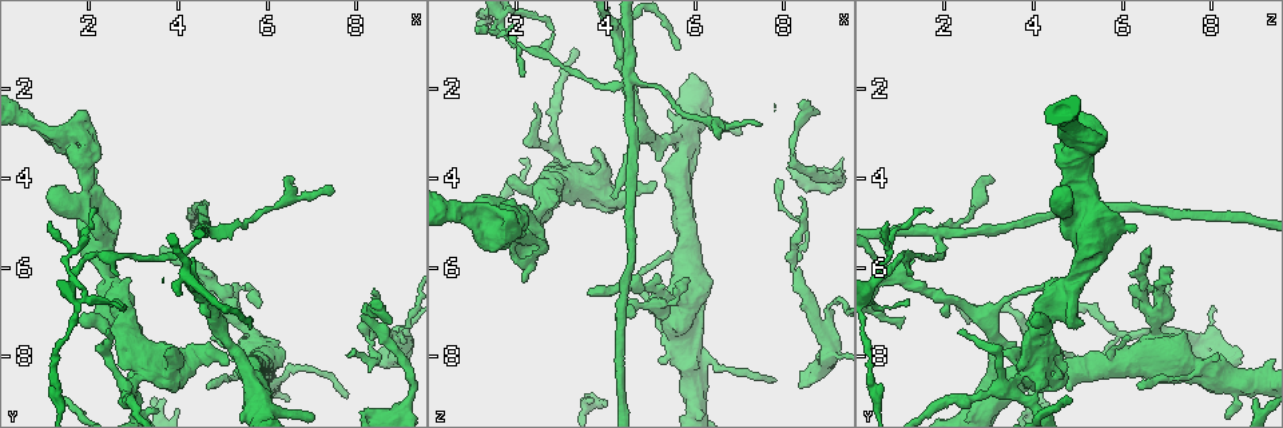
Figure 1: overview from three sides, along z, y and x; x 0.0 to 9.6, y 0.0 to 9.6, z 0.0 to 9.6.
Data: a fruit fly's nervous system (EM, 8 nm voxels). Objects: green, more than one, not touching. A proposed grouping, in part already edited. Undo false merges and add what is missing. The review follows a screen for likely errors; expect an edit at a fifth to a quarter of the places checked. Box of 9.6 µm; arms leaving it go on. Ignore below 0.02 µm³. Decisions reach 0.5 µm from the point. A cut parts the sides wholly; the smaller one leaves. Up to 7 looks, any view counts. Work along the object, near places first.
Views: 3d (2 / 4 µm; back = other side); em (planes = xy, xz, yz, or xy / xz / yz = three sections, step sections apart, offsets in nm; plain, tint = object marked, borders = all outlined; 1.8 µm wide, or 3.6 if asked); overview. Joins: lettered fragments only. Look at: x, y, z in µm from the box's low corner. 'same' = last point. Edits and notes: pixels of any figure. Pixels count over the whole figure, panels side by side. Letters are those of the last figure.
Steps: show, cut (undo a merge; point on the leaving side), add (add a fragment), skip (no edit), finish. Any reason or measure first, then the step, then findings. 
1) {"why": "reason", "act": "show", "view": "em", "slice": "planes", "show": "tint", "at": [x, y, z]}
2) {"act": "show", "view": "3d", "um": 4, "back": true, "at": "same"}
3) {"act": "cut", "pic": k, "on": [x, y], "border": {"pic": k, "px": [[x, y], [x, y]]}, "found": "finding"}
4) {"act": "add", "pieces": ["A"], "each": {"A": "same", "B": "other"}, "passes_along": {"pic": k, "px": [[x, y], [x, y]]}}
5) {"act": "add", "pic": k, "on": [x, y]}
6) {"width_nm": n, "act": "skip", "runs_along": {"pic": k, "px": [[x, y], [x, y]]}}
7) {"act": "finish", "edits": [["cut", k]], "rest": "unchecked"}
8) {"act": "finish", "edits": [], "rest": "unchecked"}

{"why": "thick turns thin", "act": "show", "view": "3d", "um": 4, "at": [9.05, 7.55, 7.00]}

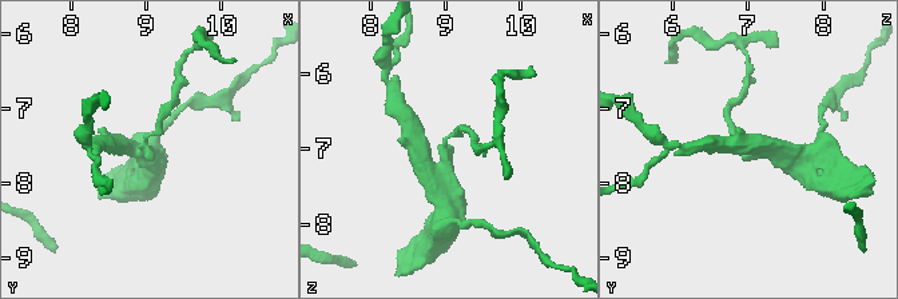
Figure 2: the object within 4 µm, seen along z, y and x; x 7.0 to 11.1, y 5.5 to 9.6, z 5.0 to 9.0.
{"arms": 3, "why": "now the EM", "act": "show", "view": "em", "slice": "planes", "show": "borders", "at": [8.95, 7.50, 7.05]}

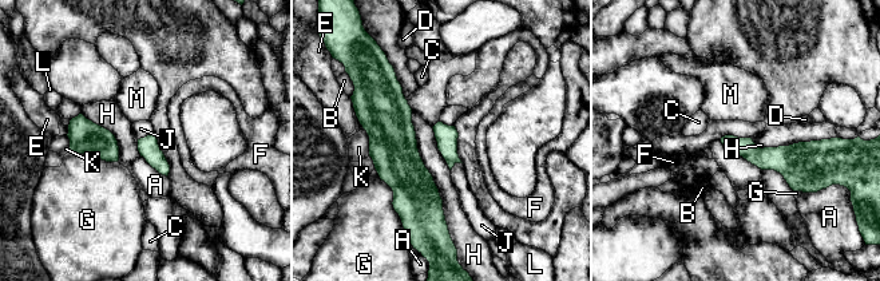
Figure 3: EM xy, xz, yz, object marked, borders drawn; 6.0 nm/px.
{"longest_contact_nm": ["H", 800], "act": "skip", "each": {"A": "other", "B": "other", "C": "other", "D": "other", "E": "other", "F": "other", "G": "other", "H": "other", "J": "other", "K": "other", "L": "other", "M": "other"}, "border": {"pic": 3, "px": [[720, 138], [737, 135], [752, 139]]}, "found": "one neuron here"}

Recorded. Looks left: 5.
{"why": "branch stops here", "act": "show", "view": "em", "slice": "planes", "show": "borders", "at": [4.70, 8.70, 6.35]}

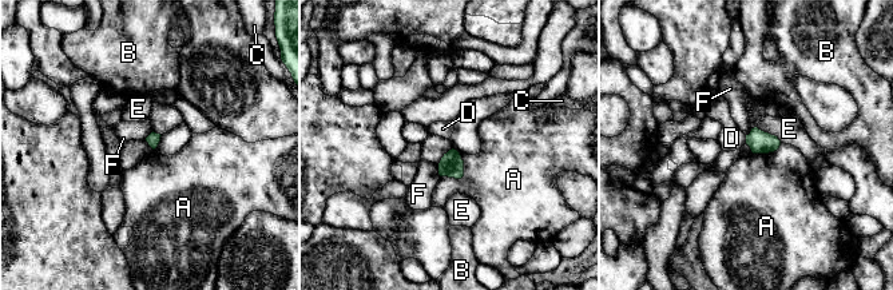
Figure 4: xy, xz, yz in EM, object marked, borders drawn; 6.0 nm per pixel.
{"width_nm": 80, "act": "skip", "each": {"A": "other", "B": "other", "C": "other", "D": "other", "E": "other", "F": "other"}, "border": {"pic": 4, "px": [[460, 154], [463, 175], [440, 177]]}, "found": "no lettered fragment goes on from it"}

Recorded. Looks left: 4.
{"why": "three-way junction", "act": "show", "view": "3d", "um": 4, "back": true, "at": [1.50, 3.15, 4.85]}

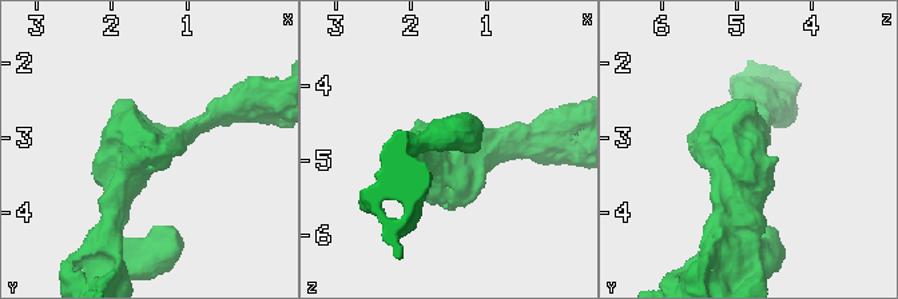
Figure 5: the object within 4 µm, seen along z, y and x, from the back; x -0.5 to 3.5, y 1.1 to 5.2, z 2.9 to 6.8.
{"act": "show", "view": "em", "um": 3.6, "slice": "planes", "show": "plain", "at": "same"}

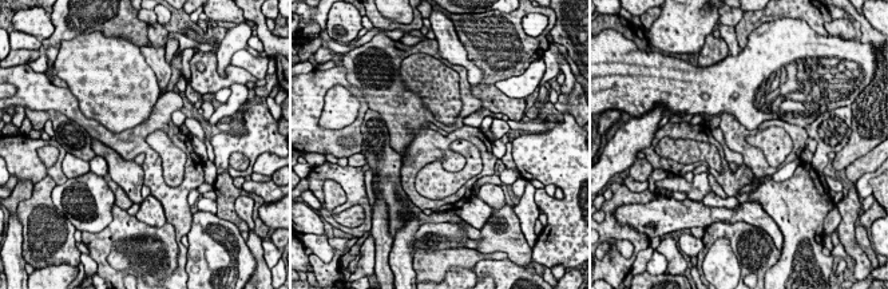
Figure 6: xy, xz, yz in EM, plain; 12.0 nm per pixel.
{"act": "show", "view": "em", "um": 3.6, "slice": "planes", "show": "borders", "at": "same"}

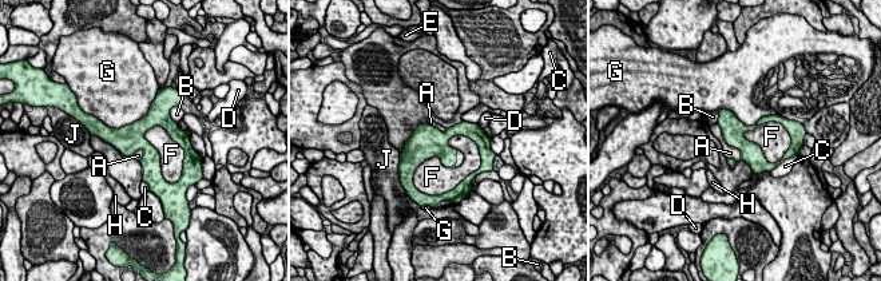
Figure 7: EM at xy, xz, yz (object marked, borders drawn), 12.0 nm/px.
{"act": "skip", "each": {"A": "other", "B": "other", "C": "other", "D": "other", "E": "other", "F": "other", "G": "other", "H": "other", "J": "other"}, "border": {"pic": 7, "px": [[717, 123], [741, 159]]}, "found": "all the same neuron"}

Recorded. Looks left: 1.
{"act": "finish", "edits": [], "rest": "unchecked"}

